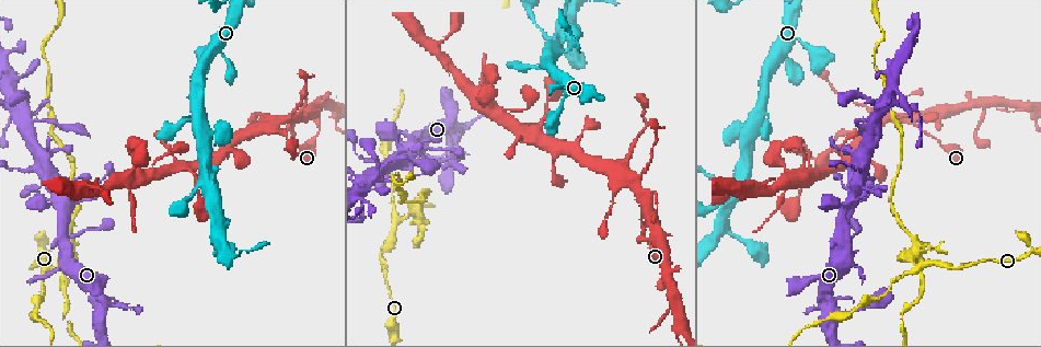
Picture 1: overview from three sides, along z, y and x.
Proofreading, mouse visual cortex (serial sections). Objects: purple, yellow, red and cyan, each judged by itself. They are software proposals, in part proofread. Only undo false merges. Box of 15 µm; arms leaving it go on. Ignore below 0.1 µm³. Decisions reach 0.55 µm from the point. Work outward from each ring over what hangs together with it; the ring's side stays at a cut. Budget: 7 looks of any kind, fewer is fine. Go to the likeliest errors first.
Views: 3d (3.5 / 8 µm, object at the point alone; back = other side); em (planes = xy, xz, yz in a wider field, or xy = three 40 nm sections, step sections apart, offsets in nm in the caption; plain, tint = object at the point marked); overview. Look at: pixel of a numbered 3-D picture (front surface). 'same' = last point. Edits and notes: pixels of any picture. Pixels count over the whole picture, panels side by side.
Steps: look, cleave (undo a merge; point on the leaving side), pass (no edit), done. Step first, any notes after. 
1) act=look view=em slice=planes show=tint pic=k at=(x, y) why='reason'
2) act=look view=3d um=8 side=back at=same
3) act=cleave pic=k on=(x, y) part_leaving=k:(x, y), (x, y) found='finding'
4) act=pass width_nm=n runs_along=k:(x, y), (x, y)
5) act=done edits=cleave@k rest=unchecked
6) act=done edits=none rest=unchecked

act=look view=3d um=8 pic=1 at=(912, 123) why='two arms in line, one across'

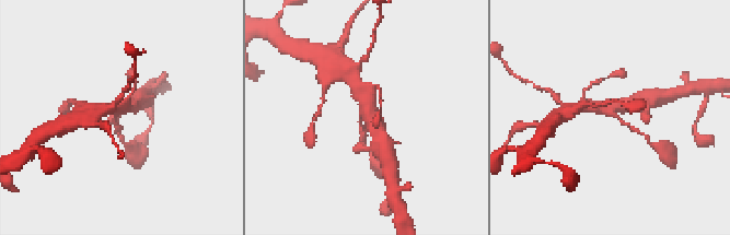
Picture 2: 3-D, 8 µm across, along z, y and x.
act=look view=em slice=xy step=5 show=tint pic=2 at=(610, 110)

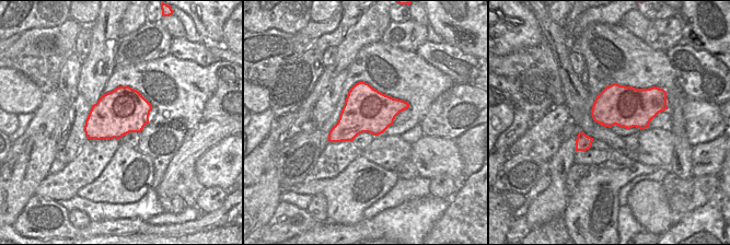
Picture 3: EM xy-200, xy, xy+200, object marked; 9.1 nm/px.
act=pass arms=3 arm_widths_nm=150,350,500 runs_along=2:(633, 129), (607, 107), (583, 107) found='one cell here'

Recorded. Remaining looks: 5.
act=look view=3d um=3.5 pic=1 at=(1028, 252) why='abrupt turn'

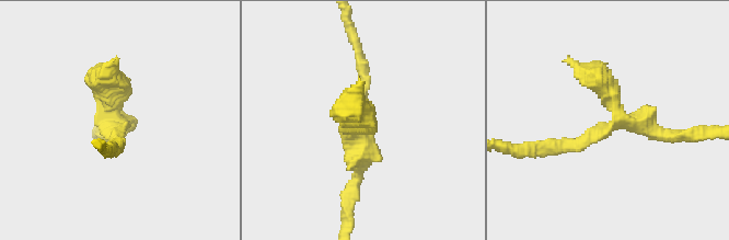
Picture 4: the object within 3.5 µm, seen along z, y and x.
act=look view=em slice=xy step=3 show=tint pic=4 at=(617, 124) why='now the EM'

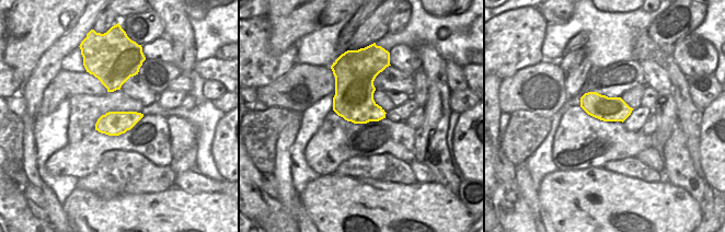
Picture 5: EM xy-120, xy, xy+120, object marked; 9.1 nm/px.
act=pass found='continuous, no second cell'

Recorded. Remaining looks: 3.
act=look view=3d um=8 pic=1 at=(201, 186) why='four or more arms meet'

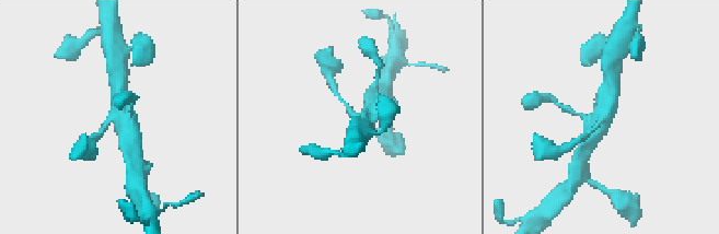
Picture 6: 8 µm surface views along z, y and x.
act=look view=3d um=3.5 pic=6 at=(110, 118)

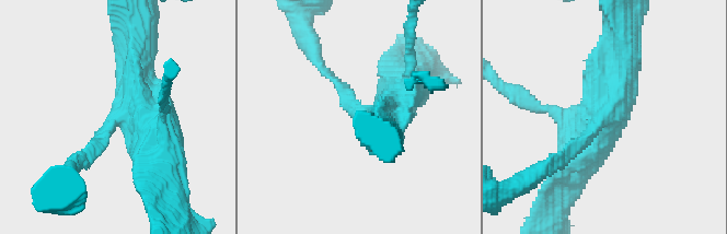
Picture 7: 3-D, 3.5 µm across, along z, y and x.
act=pass arm_widths_nm=200,200,500,600 runs_along=7:(623, 44), (620, 84), (573, 172) found='continuous, no second cell'

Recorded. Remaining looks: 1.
act=done edits=none rest=unchecked

